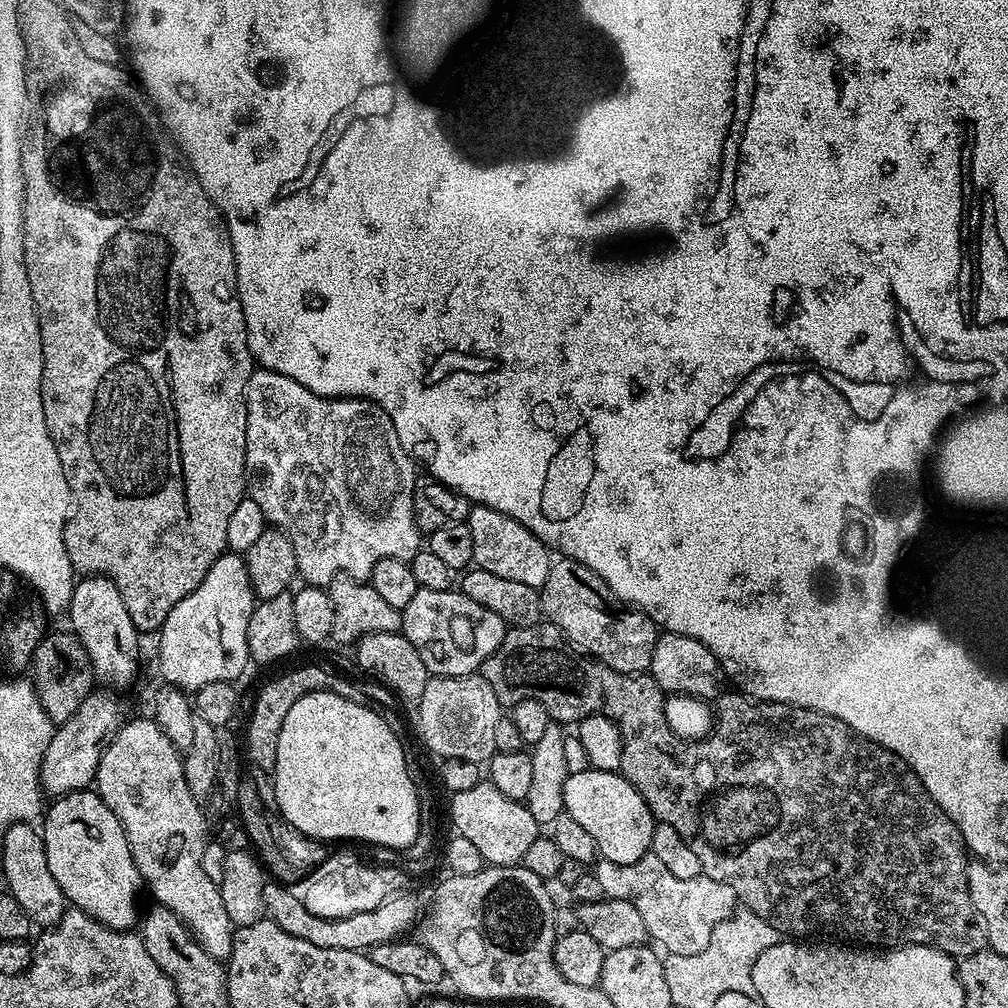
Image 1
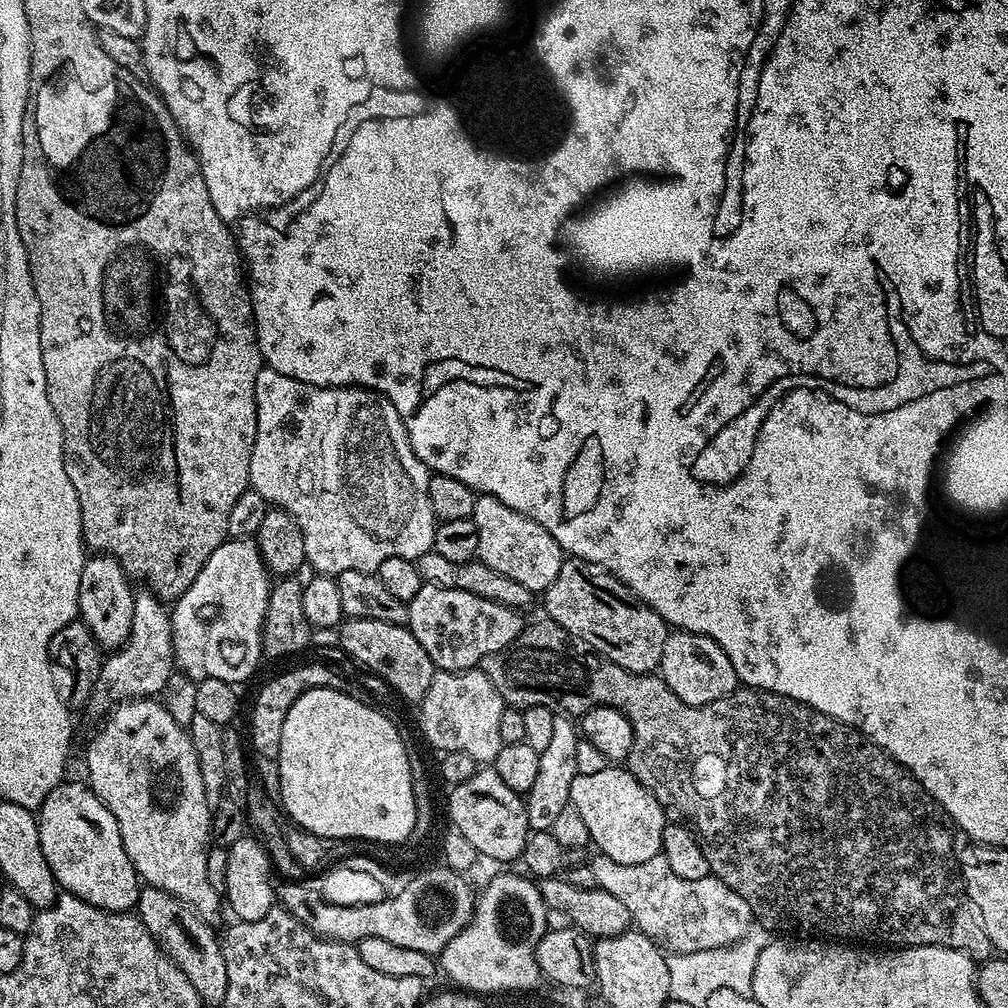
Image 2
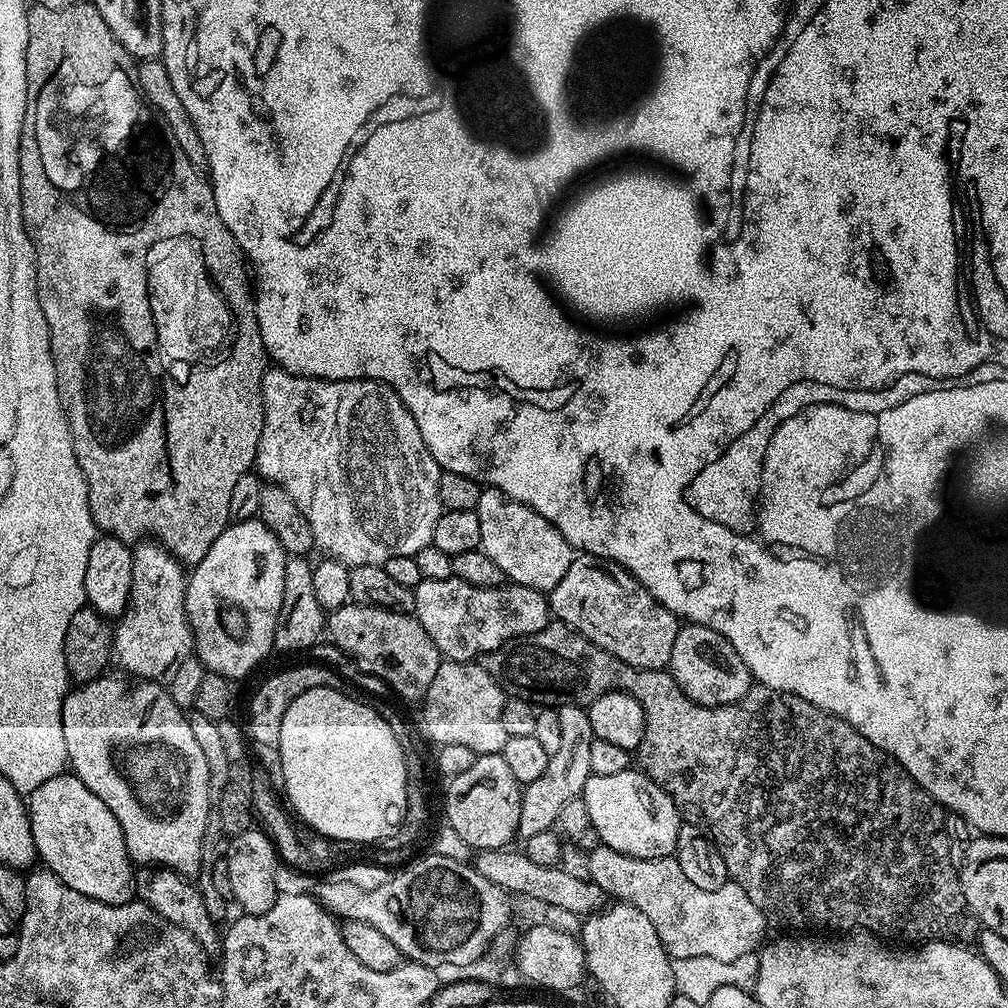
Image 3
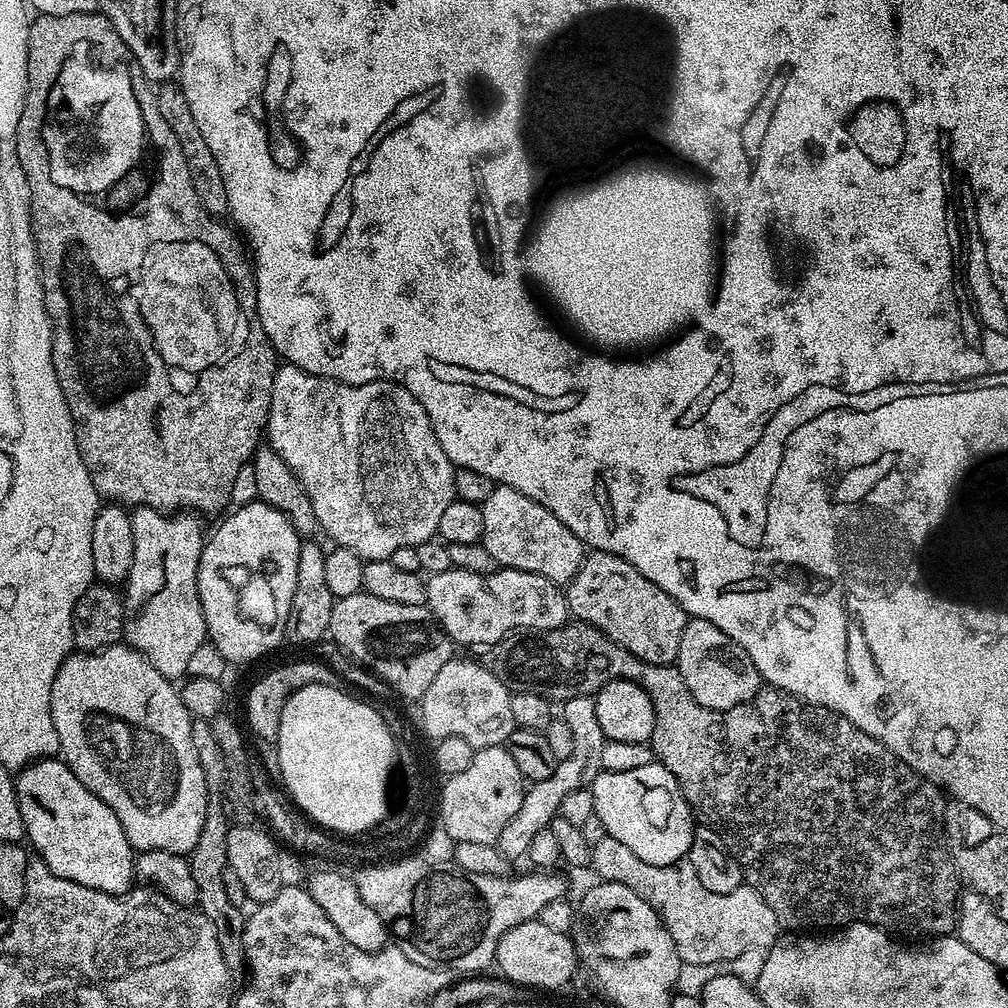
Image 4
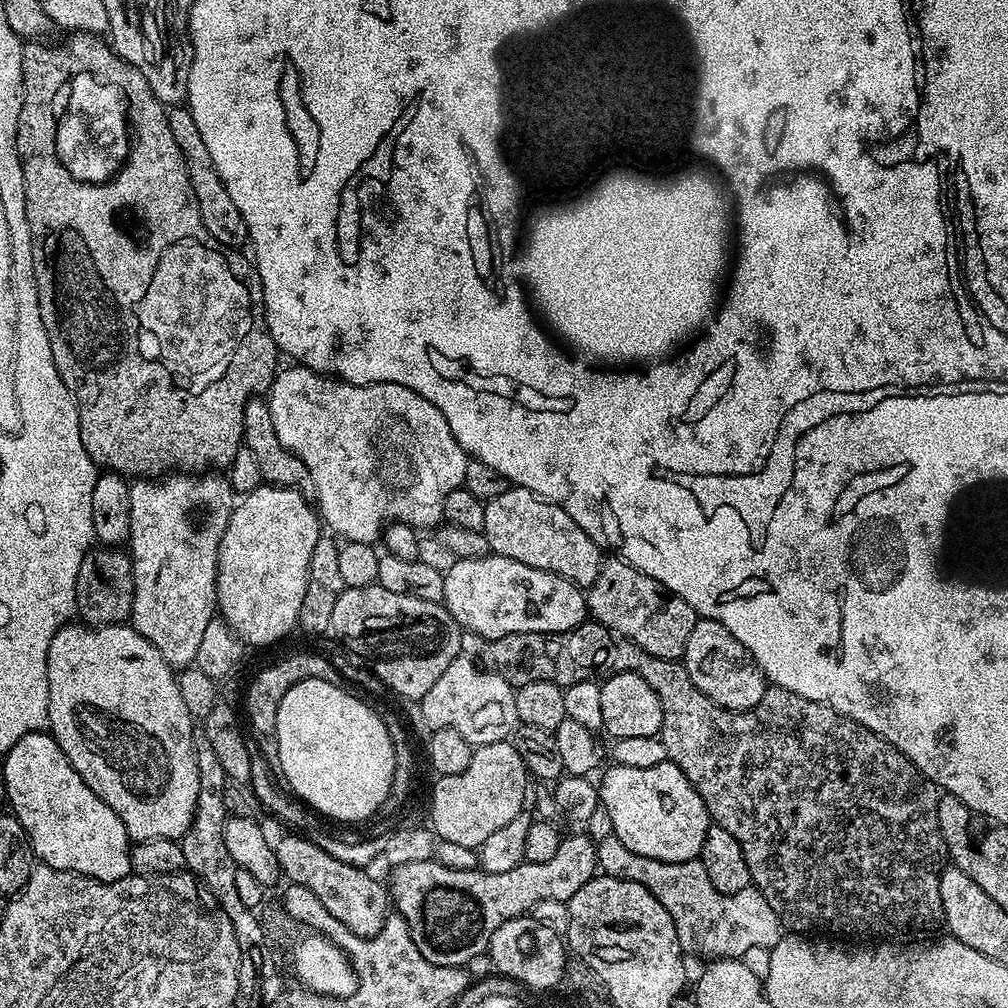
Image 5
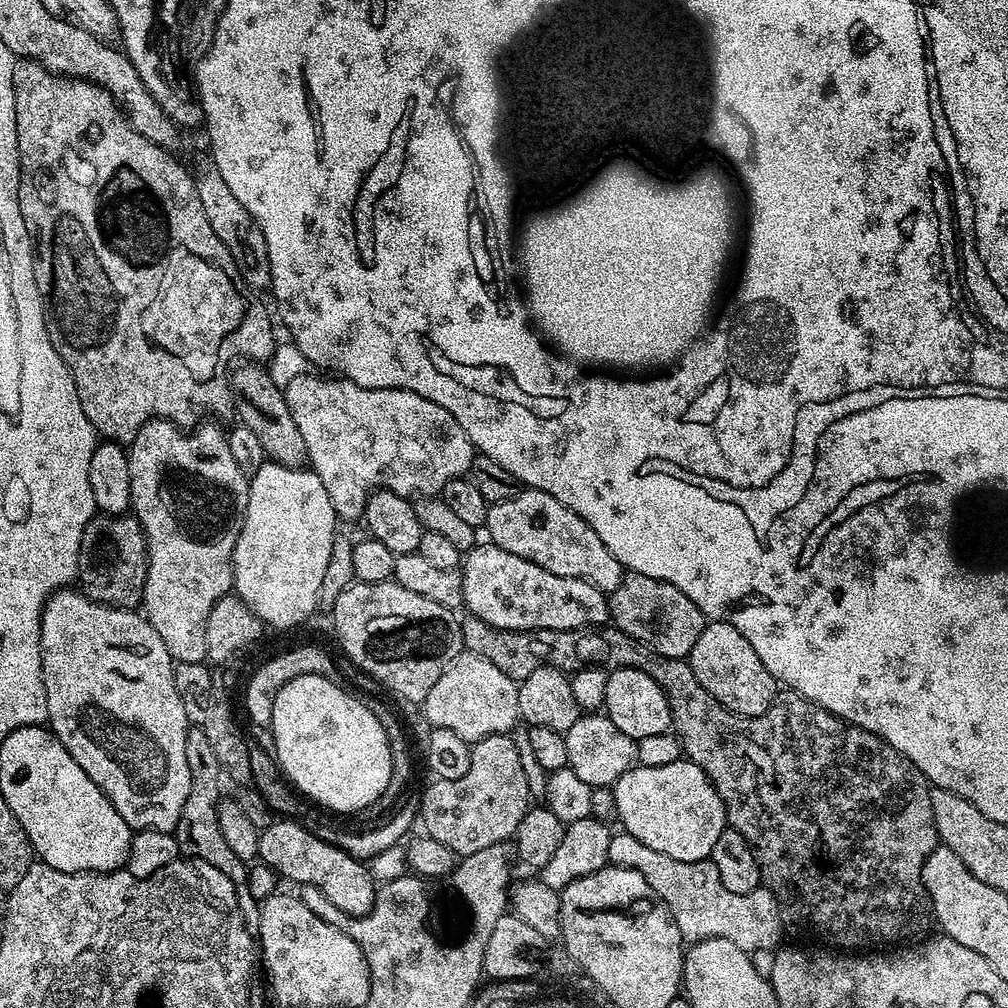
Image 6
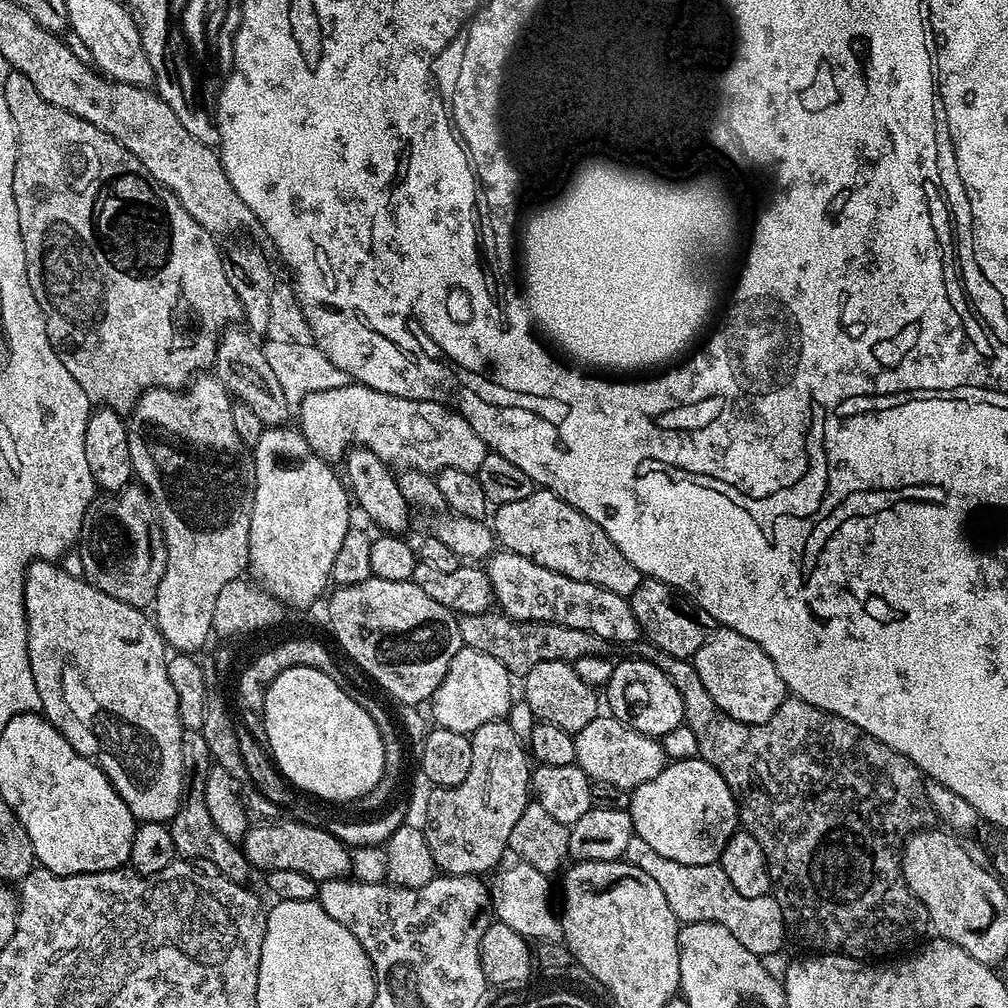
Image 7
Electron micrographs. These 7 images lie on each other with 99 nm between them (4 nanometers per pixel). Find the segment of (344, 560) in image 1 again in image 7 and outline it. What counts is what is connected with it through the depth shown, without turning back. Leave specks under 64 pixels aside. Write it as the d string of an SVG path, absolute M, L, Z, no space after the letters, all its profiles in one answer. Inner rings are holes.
M349 382L344 388L306 393L298 407L298 414L300 414L298 427L308 439L312 451L329 462L336 462L340 455L341 459L349 451L350 446L359 446L378 454L378 458L382 458L389 466L416 468L419 472L429 474L447 468L475 473L478 466L482 466L482 458L486 451L482 438L474 434L470 422L464 416L453 412L451 408L443 404L435 404L433 400L411 400L405 396L376 392L364 384L355 382Z

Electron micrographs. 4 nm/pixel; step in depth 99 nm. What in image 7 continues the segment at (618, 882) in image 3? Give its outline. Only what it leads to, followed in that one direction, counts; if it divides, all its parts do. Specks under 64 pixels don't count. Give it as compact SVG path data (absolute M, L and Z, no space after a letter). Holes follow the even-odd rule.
M633 835L622 856L627 863L642 870L652 879L666 902L670 902L670 910L674 910L681 925L698 922L721 924L726 930L730 930L730 934L734 934L734 938L738 938L738 942L742 942L742 946L746 946L746 950L759 957L784 948L786 925L778 902L771 895L750 896L734 890L719 863L683 864L670 858L662 858L662 854L650 850L650 846L646 846L646 842L642 842L638 835Z

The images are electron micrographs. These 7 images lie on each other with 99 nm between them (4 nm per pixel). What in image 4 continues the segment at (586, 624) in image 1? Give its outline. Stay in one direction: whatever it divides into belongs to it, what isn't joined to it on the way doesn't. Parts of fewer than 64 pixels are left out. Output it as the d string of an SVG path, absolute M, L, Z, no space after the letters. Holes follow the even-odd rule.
M589 551L578 574L567 584L566 595L568 611L579 623L602 630L618 646L646 662L675 665L678 642L682 642L682 630L690 617L673 596L638 574L630 562L609 552Z

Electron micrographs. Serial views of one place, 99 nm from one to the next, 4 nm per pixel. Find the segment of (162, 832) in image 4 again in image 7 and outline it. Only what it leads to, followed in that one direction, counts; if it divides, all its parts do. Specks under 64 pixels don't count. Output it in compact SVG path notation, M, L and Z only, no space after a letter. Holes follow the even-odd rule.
M33 560L24 573L24 615L28 626L28 657L31 660L32 673L40 694L40 708L46 719L59 730L66 742L78 750L87 760L93 760L95 764L106 774L106 778L114 786L114 790L122 798L124 805L130 810L130 814L137 821L147 822L158 820L161 822L171 821L176 811L180 809L182 797L186 792L186 767L183 762L182 736L185 725L180 724L182 709L178 700L178 694L168 677L168 665L166 663L166 645L156 627L153 617L145 614L139 608L131 608L114 598L110 594L102 594L93 584L81 578L79 575L71 576L68 572L60 569L59 563L51 560Z

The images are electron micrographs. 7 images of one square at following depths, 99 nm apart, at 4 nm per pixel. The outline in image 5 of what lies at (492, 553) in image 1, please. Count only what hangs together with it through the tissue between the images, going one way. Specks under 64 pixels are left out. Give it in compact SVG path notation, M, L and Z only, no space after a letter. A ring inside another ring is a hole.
M510 486L484 505L486 522L484 533L489 549L497 556L514 558L522 566L534 566L534 570L546 570L580 585L587 590L600 573L602 549L596 541L556 504L541 500L530 490Z

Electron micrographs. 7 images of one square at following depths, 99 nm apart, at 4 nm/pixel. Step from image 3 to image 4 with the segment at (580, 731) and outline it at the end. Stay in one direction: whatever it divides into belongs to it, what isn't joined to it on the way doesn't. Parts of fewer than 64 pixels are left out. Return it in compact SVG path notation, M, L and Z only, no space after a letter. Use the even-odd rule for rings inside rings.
M590 696L570 698L563 701L562 708L564 708L562 718L566 726L570 726L570 734L574 734L574 750L570 750L570 758L557 763L554 774L550 774L550 778L537 784L527 785L522 806L518 806L518 814L514 814L510 822L506 822L506 832L498 834L494 846L498 851L506 853L509 861L523 861L530 850L531 840L541 830L550 828L551 820L560 815L560 807L566 797L574 794L574 790L591 789L594 778L598 778L602 770L602 746L605 739L602 734L602 725L598 722L595 699Z

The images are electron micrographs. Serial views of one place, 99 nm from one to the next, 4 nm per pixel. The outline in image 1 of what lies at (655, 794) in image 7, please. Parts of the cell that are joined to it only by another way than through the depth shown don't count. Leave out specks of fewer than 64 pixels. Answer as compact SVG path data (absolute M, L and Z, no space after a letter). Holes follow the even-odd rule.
M591 766L581 772L569 772L564 787L564 811L589 832L590 838L594 838L597 853L603 859L629 864L649 855L657 821L642 794L638 794L620 772L607 772Z

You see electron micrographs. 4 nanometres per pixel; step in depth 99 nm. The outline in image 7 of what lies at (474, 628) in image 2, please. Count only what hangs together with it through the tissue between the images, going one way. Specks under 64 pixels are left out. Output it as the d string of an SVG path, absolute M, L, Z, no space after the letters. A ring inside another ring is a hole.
M503 550L493 551L492 555L487 557L486 571L499 611L512 620L574 626L578 630L598 634L609 642L617 640L620 644L635 645L641 639L642 633L632 613L631 603L610 590L590 582L566 578L566 574L546 570L546 566L530 562L530 558L522 558L518 554Z

